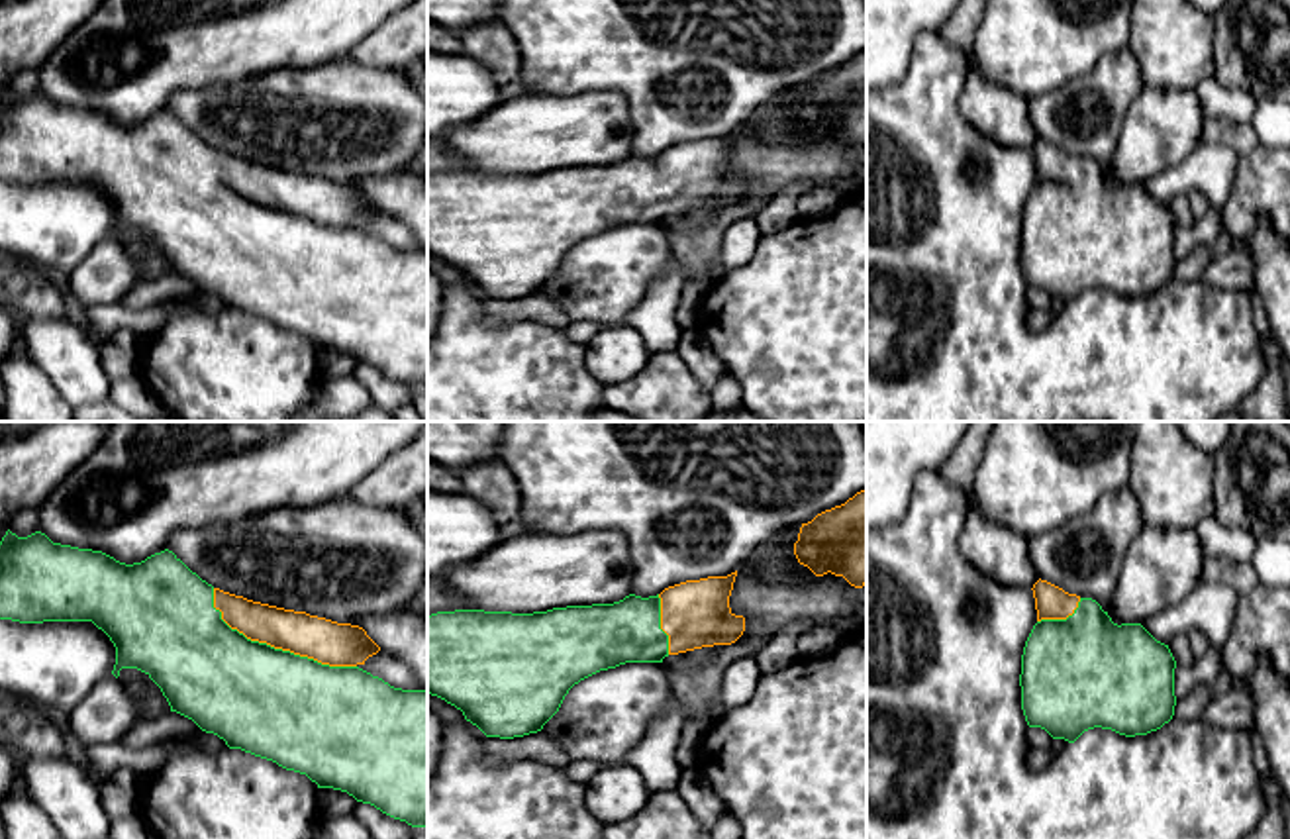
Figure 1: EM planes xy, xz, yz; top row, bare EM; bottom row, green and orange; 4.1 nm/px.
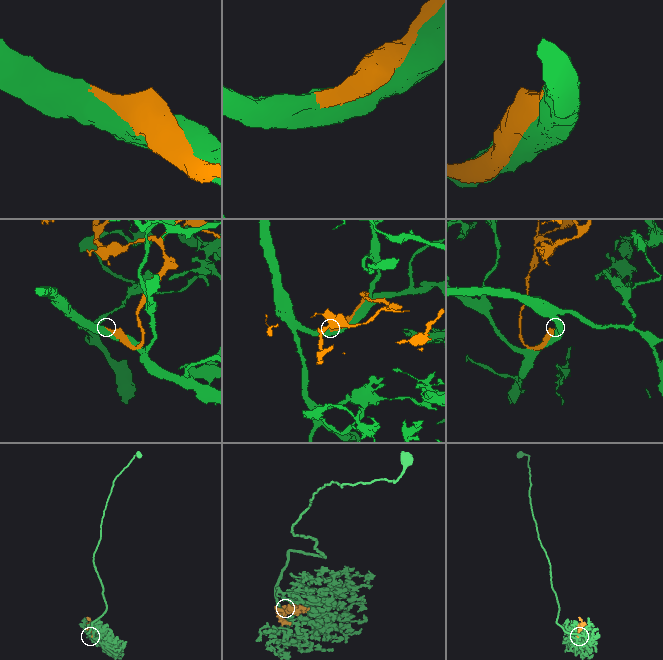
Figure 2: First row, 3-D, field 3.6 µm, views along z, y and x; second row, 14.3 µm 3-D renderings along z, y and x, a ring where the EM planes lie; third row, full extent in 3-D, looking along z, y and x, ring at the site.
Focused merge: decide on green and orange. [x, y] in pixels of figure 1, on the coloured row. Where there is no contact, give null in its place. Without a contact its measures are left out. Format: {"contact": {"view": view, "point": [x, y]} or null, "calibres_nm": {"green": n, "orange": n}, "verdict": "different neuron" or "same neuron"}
{"contact": {"view": "xy", "point": [273, 647]}, "calibres_nm": {"green": 440, "orange": 180}, "verdict": "same neuron"}

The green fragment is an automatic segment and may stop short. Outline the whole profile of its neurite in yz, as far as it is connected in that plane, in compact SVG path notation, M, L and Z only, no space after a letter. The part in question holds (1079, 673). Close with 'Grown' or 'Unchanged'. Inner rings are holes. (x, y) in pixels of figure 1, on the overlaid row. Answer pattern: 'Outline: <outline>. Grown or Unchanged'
Outline: M1037 580L1033 584L1037 623L1021 655L1021 710L1029 727L1074 743L1084 731L1102 727L1125 737L1161 729L1174 716L1176 661L1168 645L1141 623L1114 623L1092 598L1068 594Z. Grown

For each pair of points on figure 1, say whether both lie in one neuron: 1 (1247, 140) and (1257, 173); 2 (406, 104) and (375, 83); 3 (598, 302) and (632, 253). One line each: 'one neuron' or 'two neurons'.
1: two neurons
2: one neuron
3: one neuron

